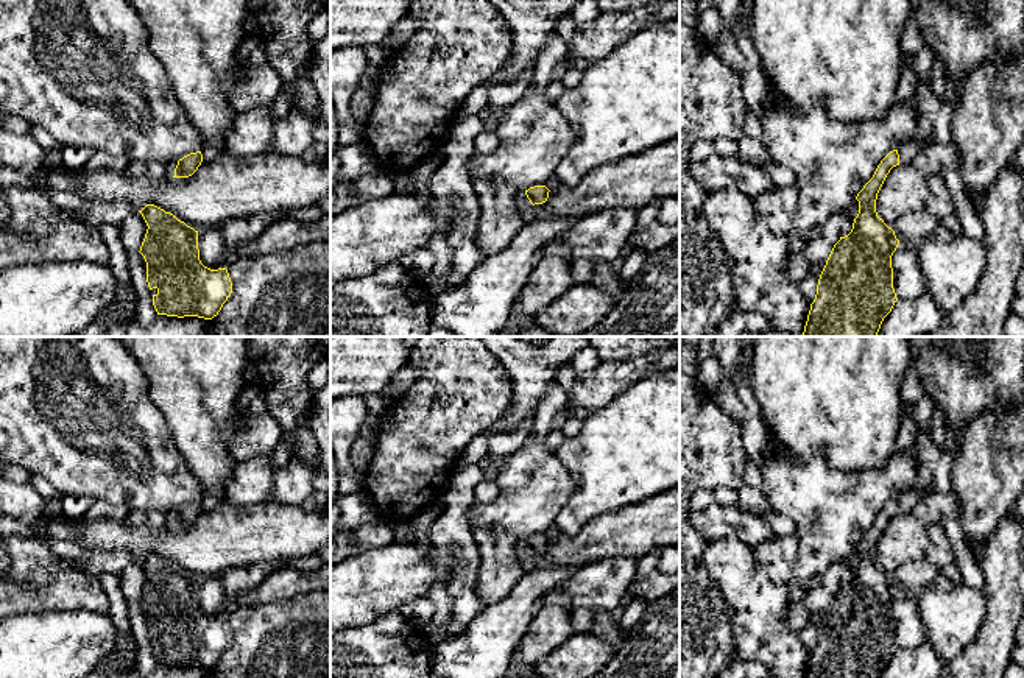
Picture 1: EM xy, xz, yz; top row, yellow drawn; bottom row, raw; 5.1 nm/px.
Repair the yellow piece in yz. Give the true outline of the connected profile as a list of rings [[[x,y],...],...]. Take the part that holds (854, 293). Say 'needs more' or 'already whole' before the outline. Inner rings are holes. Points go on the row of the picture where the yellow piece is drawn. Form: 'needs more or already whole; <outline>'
needs more; [[[913,137],[898,150],[890,151],[877,165],[873,178],[857,193],[859,214],[851,232],[840,237],[826,260],[803,337],[877,337],[884,318],[898,301],[893,288],[892,256],[899,245],[895,231],[877,217],[877,193],[890,170],[896,165],[910,165],[926,145],[924,140]]]

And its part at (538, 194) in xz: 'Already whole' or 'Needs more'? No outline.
Needs more

